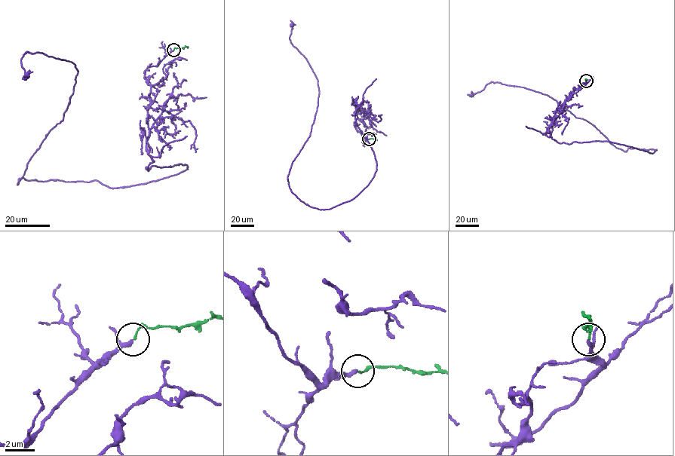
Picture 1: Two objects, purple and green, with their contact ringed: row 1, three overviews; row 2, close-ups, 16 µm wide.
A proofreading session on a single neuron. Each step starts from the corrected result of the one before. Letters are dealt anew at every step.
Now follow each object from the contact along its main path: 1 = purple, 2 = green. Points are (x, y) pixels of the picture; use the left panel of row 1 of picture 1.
1: (173, 50), (145, 70), (146, 169), (187, 169), (135, 185), (17, 185), (78, 71), (26, 52), (23, 75)
2: (173, 50), (188, 48)

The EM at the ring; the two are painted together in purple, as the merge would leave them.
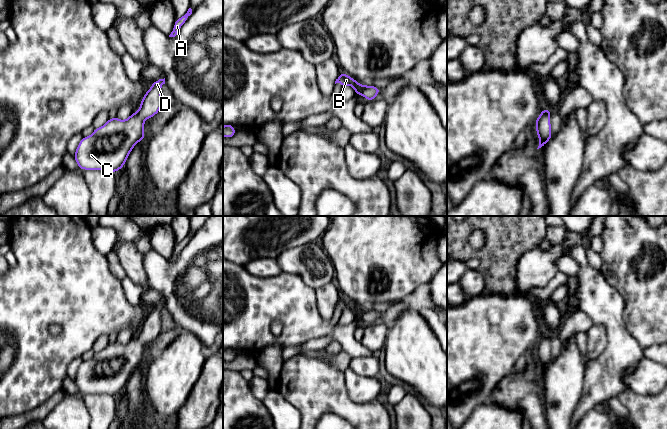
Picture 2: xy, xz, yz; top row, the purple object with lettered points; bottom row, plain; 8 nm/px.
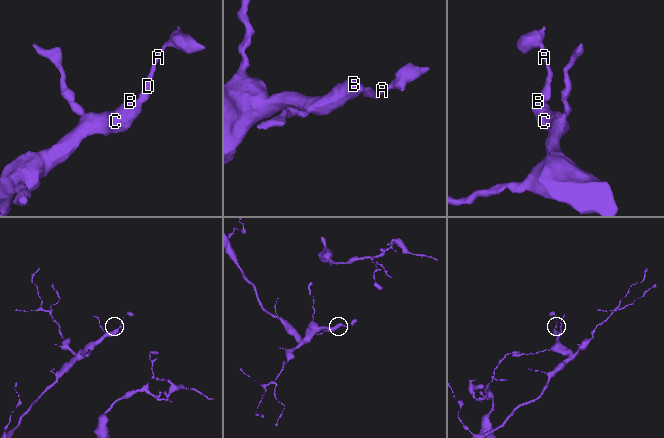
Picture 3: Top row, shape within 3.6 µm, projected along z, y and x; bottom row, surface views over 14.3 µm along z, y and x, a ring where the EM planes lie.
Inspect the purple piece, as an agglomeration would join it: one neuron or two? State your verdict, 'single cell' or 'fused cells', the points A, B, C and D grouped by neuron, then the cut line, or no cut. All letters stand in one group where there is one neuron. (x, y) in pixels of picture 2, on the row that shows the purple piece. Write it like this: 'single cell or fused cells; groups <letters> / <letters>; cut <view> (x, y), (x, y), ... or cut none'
single cell; groups A B C D; cut none

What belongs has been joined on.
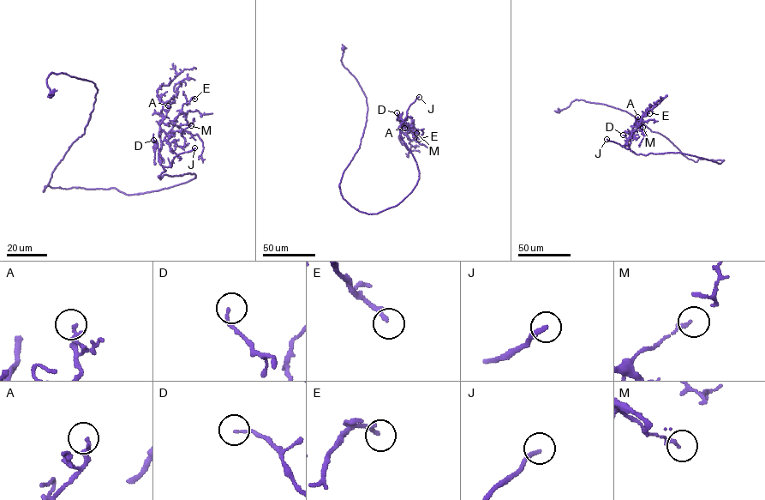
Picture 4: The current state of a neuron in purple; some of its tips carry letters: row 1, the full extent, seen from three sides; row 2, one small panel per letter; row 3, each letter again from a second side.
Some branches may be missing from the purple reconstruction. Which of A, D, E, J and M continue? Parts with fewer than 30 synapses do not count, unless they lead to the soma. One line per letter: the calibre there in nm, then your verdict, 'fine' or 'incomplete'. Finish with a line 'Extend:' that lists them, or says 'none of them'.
A: calibre 240 nm; fine
D: calibre 120 nm; fine
E: calibre 190 nm; incomplete
J: calibre 200 nm; incomplete
M: calibre 180 nm; fine
Extend: E, J

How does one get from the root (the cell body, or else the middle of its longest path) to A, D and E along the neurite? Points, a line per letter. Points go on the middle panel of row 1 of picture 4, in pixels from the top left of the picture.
A: (364, 213), (377, 213), (397, 205), (416, 183), (419, 170), (401, 137), (400, 119), (404, 128)
D: (364, 213), (377, 213), (397, 205), (419, 178), (416, 162), (401, 137), (399, 127), (403, 121), (397, 112)
E: (364, 213), (377, 213), (397, 205), (419, 178), (416, 162), (400, 134), (403, 121), (400, 119), (419, 139)

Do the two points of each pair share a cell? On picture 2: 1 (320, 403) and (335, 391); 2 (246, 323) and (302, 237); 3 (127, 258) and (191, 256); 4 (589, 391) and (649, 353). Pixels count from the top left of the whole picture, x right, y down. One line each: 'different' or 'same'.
1: same
2: different
3: different
4: different

